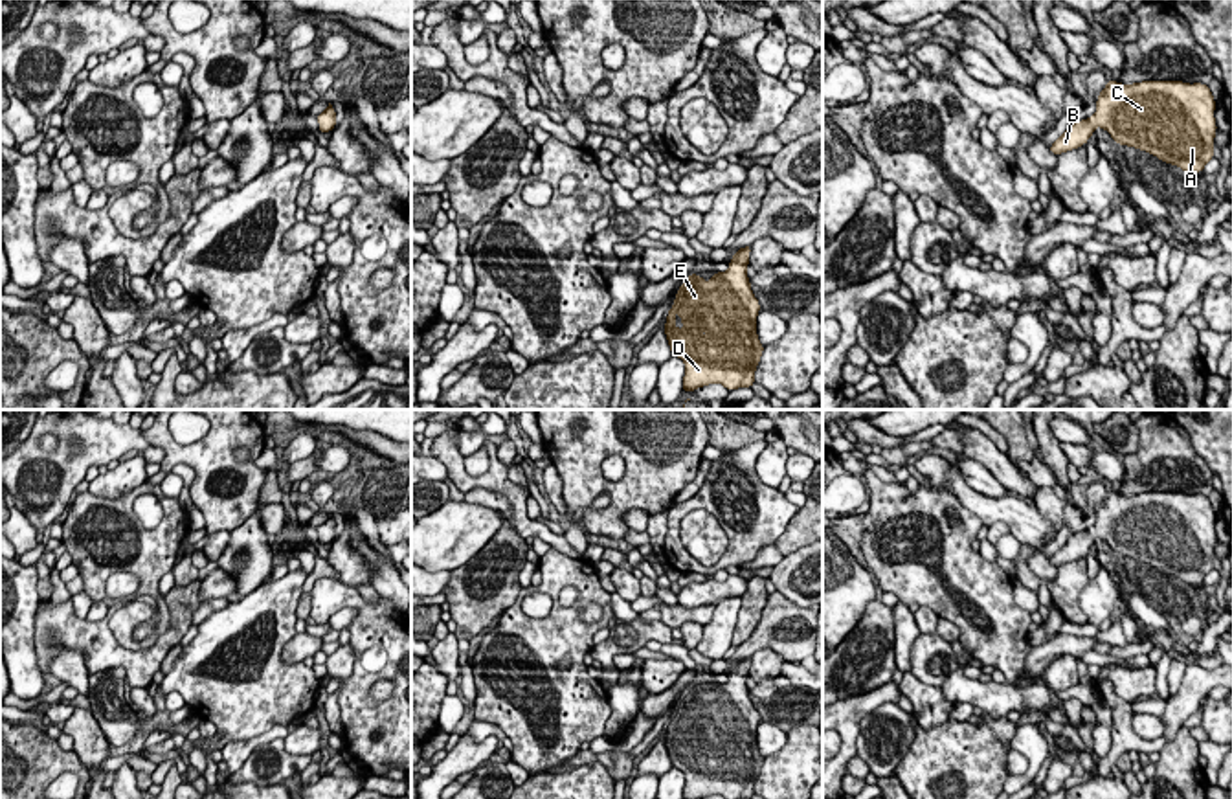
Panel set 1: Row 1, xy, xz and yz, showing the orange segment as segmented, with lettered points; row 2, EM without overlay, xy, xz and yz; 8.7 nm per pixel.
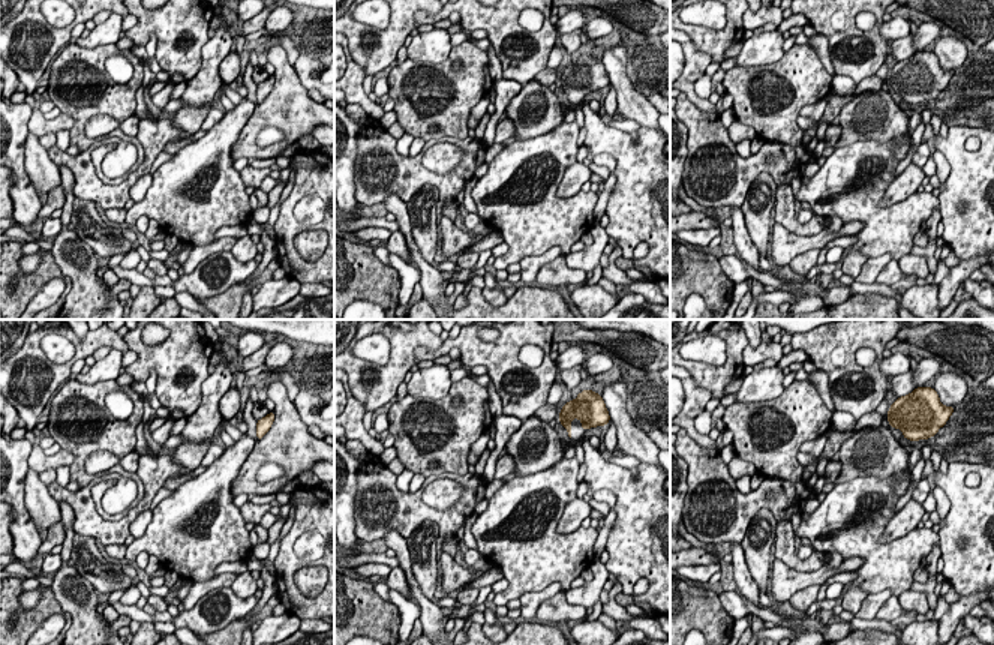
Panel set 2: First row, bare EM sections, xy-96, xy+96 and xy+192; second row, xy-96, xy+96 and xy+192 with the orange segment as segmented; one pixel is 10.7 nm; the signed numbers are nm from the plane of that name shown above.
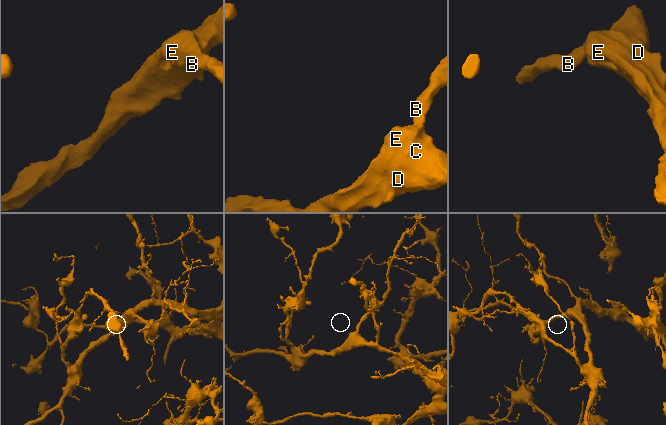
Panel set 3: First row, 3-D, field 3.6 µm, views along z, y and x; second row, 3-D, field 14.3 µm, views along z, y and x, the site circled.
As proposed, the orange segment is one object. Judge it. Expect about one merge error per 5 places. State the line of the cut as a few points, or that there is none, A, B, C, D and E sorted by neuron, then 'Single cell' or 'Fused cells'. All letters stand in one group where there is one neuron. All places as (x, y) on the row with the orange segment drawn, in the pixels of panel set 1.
No split. Groups: A B C D E. Single cell

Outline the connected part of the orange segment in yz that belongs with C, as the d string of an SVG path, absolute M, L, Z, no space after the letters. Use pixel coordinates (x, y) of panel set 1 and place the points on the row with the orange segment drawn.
M1107 81L1096 99L1096 112L1072 121L1048 149L1056 156L1078 149L1102 127L1114 143L1146 151L1195 174L1214 158L1214 110L1214 96L1203 83Z

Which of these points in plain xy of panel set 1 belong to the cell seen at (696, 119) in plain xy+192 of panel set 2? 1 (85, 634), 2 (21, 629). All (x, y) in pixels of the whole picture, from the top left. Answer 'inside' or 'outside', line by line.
1: inside
2: outside

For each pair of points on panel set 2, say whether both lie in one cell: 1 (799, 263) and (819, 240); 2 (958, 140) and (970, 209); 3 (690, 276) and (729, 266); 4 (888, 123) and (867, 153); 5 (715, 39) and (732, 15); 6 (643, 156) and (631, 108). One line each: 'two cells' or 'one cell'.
1: two cells
2: one cell
3: two cells
4: two cells
5: one cell
6: two cells

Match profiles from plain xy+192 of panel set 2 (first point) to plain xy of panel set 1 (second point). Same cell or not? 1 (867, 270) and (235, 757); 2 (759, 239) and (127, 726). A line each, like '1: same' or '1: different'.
1: same
2: same

